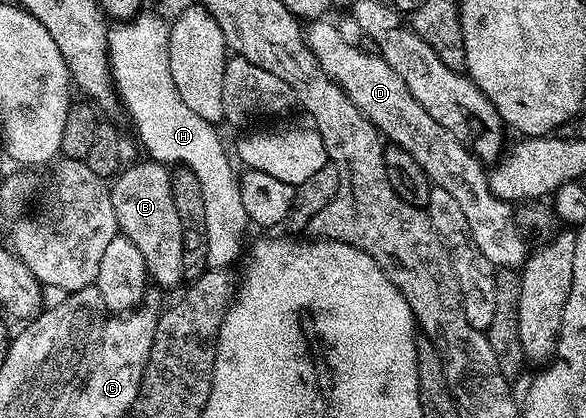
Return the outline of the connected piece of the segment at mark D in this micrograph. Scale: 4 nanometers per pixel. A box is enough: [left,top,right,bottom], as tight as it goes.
[304,19,528,270]

